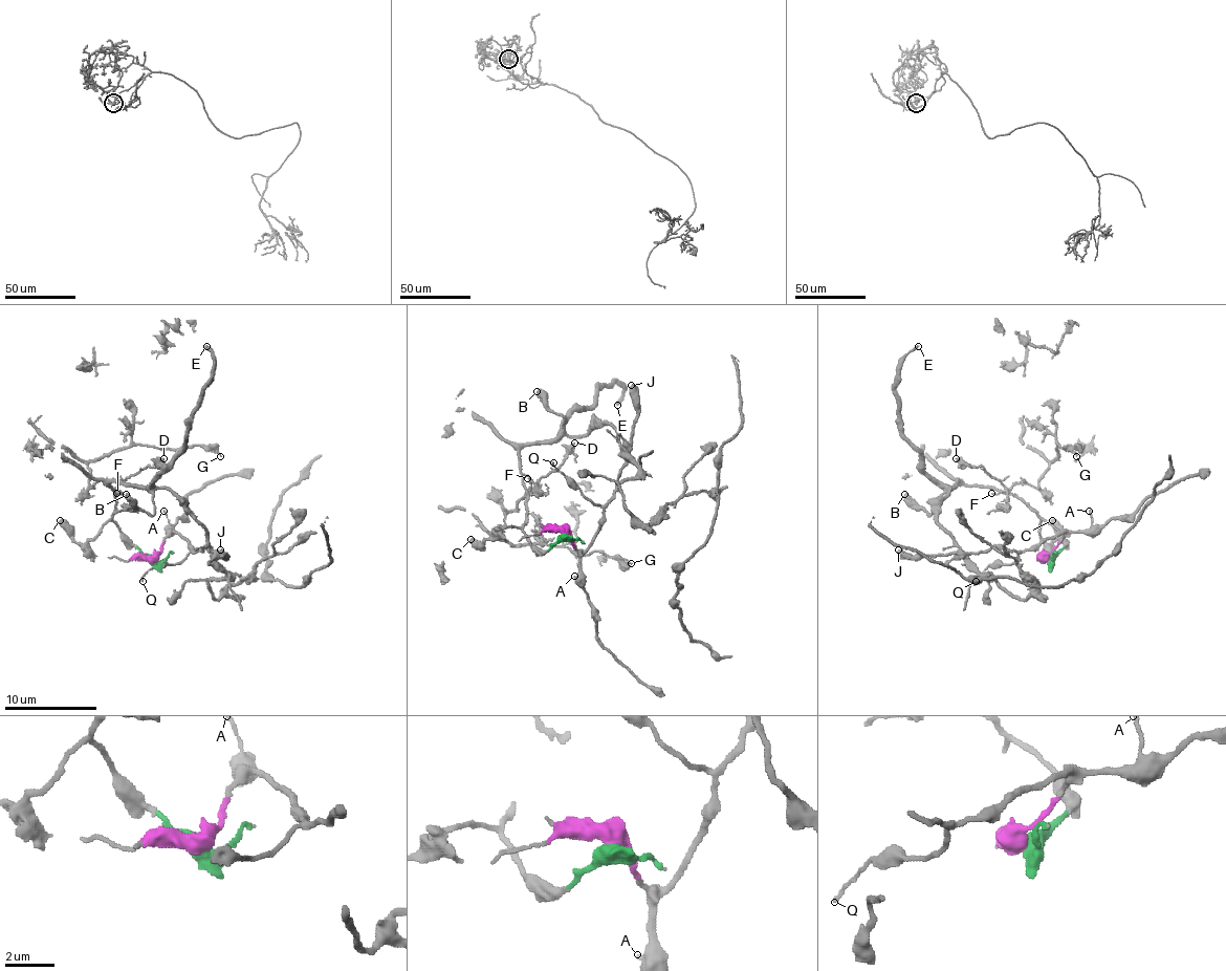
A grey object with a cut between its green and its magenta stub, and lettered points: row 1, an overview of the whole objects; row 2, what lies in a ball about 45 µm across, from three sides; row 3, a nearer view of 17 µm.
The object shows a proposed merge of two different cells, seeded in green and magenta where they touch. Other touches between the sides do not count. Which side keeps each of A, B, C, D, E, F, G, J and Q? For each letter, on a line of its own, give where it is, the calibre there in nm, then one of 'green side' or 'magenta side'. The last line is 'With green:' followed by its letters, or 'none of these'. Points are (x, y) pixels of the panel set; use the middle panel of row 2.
A: at (574, 576); 130 nm thick; magenta side
B: at (537, 391); 480 nm thick; green side
C: at (471, 539); 500 nm thick; green side
D: at (574, 443); 200 nm thick; green side
E: at (617, 405); 240 nm thick; green side
F: at (527, 478); 130 nm thick; green side
G: at (631, 563); 110 nm thick; green side
J: at (631, 385); 550 nm thick; magenta side
Q: at (553, 462); 140 nm thick; magenta side
With green: B, C, D, E, F, G

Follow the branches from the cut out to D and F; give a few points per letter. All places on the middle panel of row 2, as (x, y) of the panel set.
D: (564, 536), (548, 549), (537, 549), (522, 524), (527, 494), (557, 466), (573, 443)
F: (564, 536), (548, 549), (531, 545), (522, 529), (527, 490), (531, 484), (527, 477)

